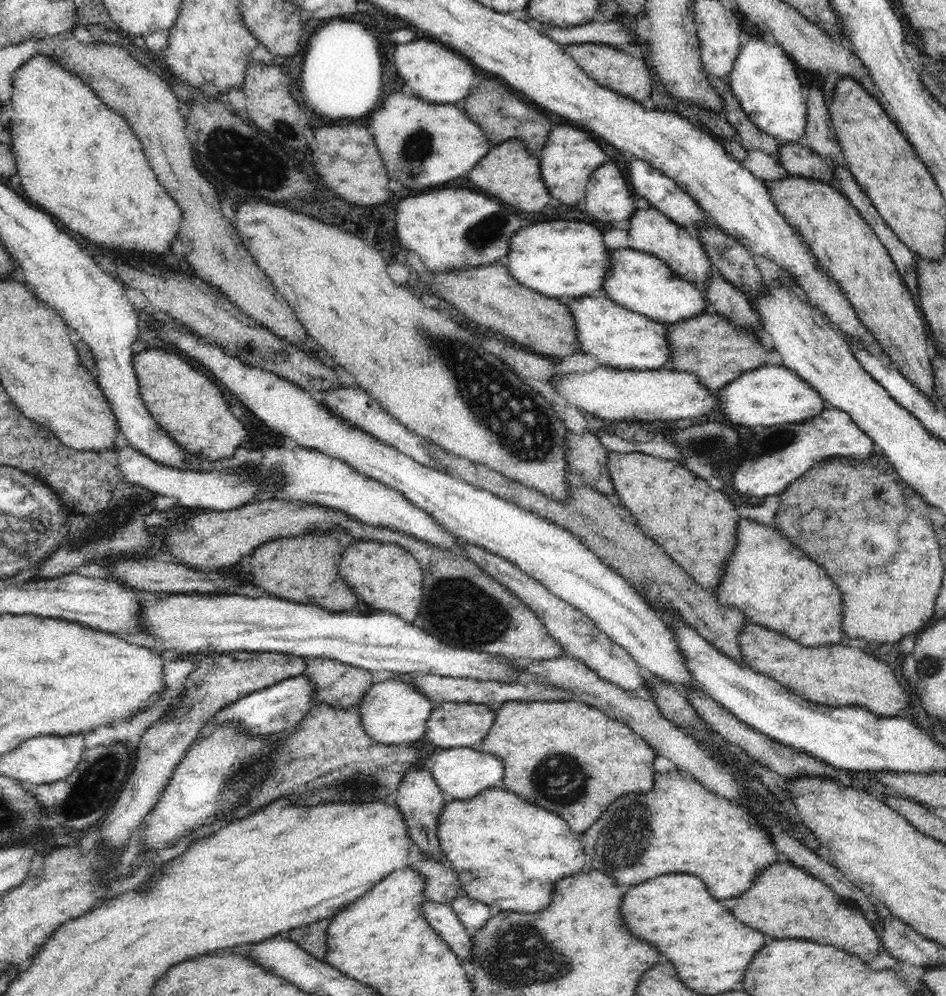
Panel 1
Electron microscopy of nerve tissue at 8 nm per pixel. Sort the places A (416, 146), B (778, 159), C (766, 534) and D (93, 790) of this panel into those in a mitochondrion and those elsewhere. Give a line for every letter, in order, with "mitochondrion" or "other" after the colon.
A: mitochondrion
B: other
C: other
D: mitochondrion

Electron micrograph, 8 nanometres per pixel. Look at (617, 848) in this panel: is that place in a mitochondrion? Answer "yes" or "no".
yes

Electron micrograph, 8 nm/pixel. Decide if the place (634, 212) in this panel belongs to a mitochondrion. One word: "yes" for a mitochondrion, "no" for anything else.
no

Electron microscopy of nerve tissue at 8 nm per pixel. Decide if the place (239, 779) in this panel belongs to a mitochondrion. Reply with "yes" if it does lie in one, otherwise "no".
yes

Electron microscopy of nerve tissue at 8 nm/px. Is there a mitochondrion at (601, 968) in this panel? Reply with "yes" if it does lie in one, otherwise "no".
no

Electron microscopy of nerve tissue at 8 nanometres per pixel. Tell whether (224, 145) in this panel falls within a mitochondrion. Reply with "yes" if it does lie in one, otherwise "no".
yes

